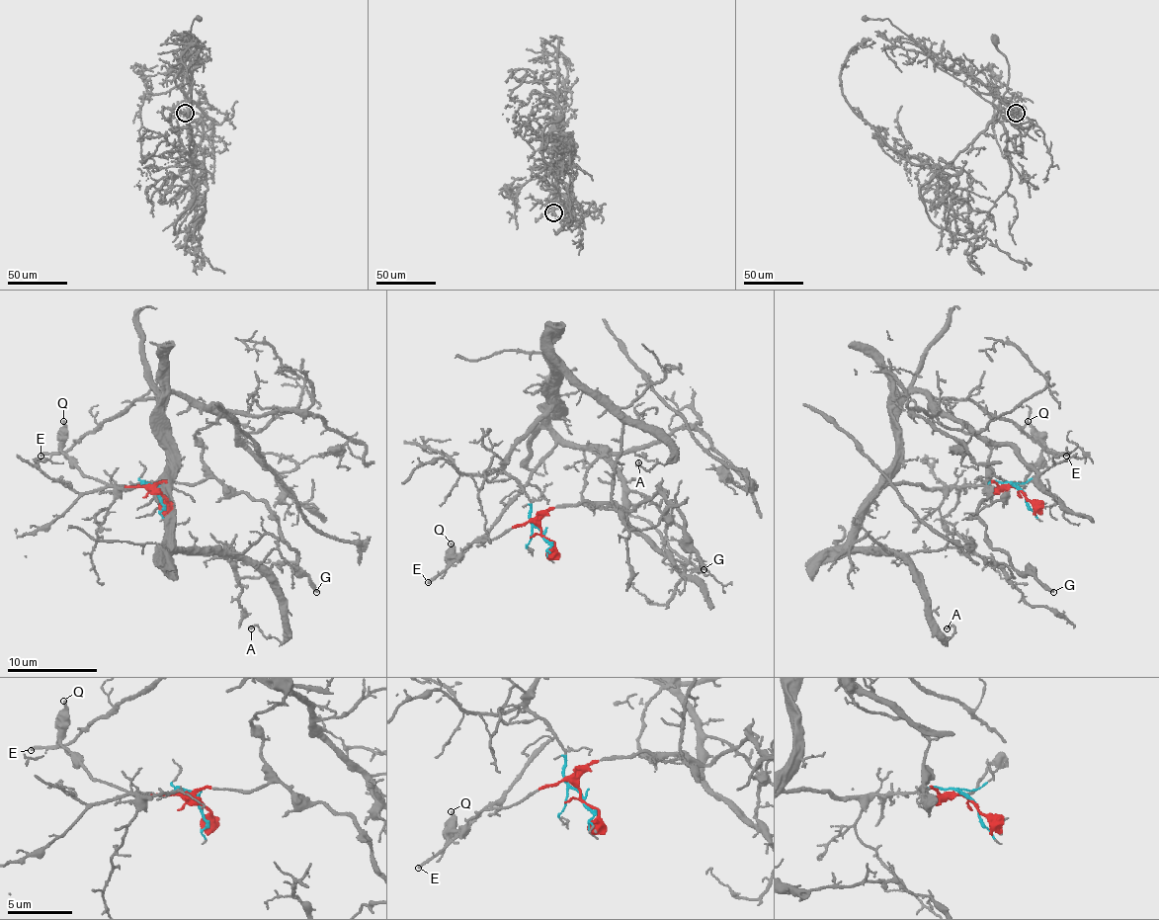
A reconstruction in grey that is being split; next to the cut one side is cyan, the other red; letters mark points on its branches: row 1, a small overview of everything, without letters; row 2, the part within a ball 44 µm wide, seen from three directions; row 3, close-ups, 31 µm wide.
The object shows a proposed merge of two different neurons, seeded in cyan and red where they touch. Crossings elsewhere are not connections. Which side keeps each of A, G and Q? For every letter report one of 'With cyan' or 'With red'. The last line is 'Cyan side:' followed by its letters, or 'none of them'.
A: With cyan
G: With red
Q: With red
Cyan side: A

